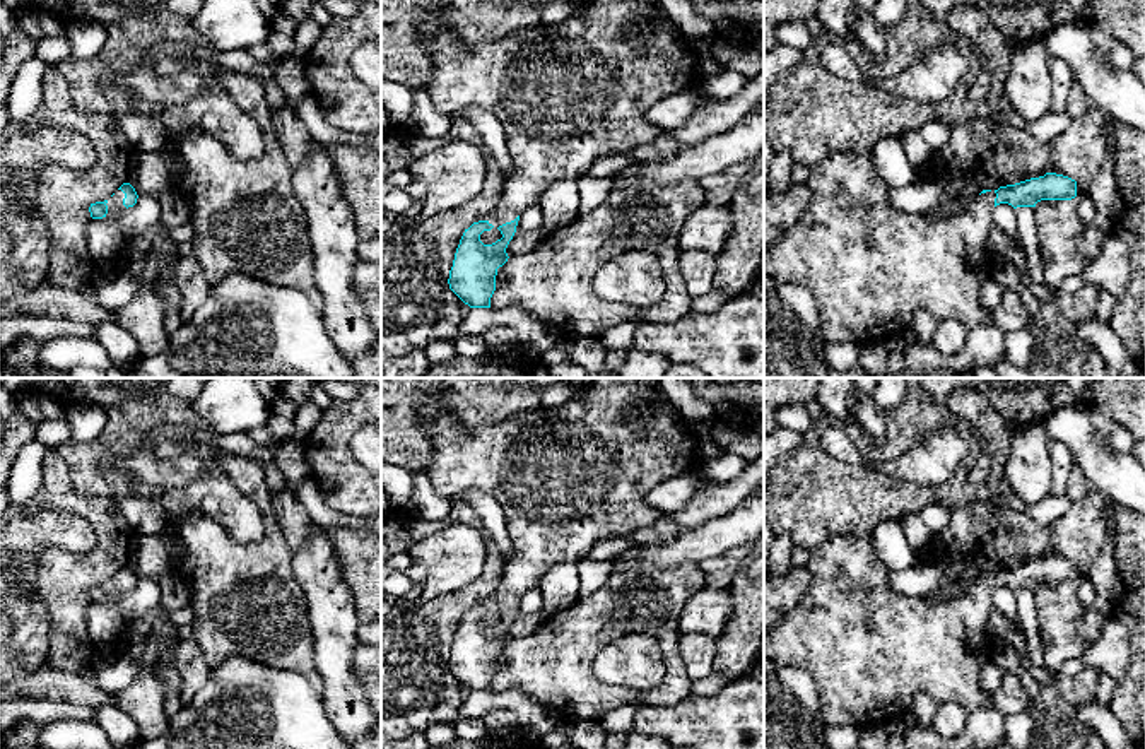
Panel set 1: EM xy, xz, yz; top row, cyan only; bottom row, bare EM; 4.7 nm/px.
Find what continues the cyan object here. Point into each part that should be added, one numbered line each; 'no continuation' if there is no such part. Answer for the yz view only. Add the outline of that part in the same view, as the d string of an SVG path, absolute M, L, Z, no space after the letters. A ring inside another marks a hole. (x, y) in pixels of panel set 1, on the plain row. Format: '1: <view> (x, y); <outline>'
1: yz (870, 650); M832 537L820 547L810 551L810 561L807 564L810 573L810 583L802 595L798 605L784 614L766 634L764 634L764 657L779 663L790 663L803 669L815 681L819 693L820 717L825 725L885 725L889 720L911 711L913 701L918 694L931 696L938 705L957 705L967 713L993 706L993 694L984 691L979 684L979 672L983 665L991 658L996 641L988 633L988 619L993 609L995 575L978 578L966 592L952 595L947 600L931 602L926 595L901 595L890 588L890 569L880 561L873 551L868 537Z

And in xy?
1: xy (115, 587); M118 573L113 580L108 581L108 597L103 600L104 605L118 609L118 597L126 592L123 588L125 576Z

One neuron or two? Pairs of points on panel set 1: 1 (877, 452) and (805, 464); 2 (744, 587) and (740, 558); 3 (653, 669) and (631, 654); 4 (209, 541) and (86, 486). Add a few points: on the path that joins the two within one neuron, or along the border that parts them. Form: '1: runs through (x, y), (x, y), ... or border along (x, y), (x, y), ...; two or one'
1: runs through (865, 471), (862, 474), (824, 474); one
2: border along (742, 568), (727, 589); two
3: runs through (648, 669), (636, 659); one
4: border along (171, 518), (195, 512), (212, 520); two

